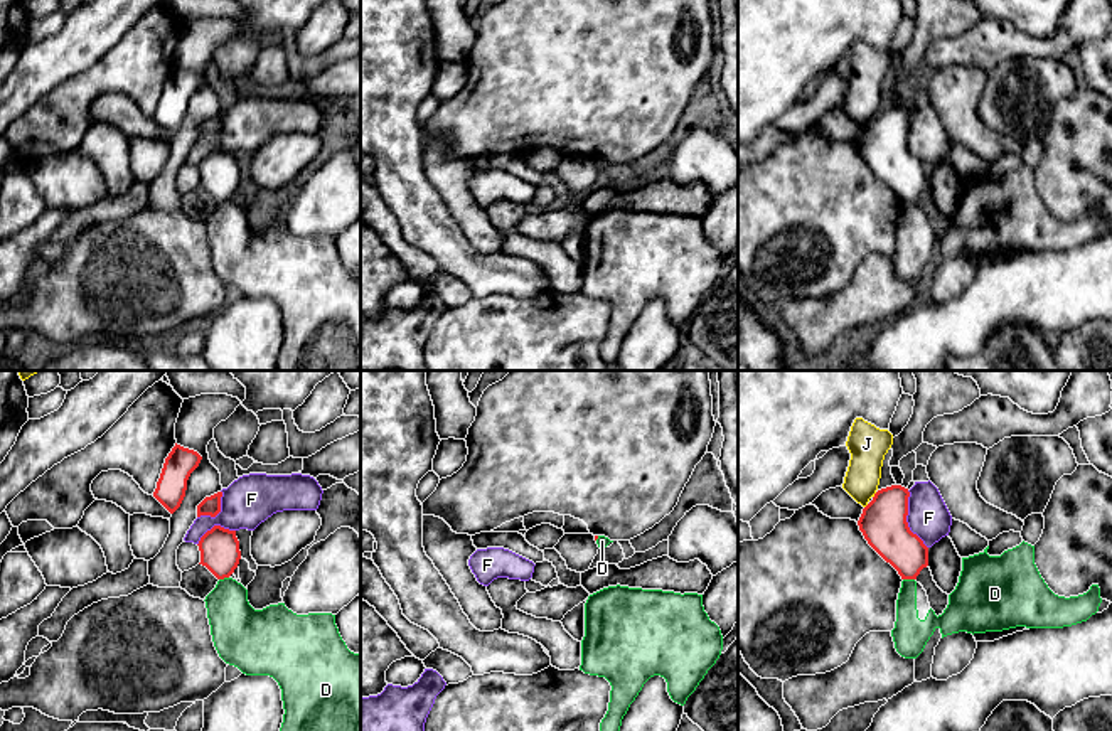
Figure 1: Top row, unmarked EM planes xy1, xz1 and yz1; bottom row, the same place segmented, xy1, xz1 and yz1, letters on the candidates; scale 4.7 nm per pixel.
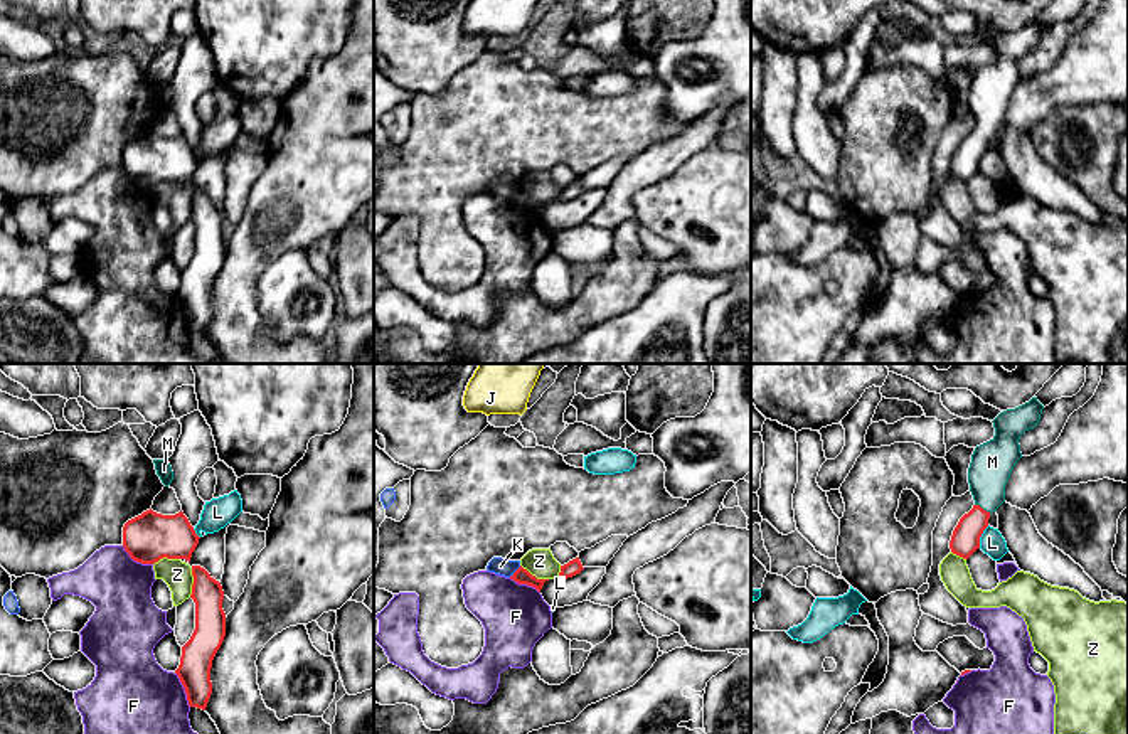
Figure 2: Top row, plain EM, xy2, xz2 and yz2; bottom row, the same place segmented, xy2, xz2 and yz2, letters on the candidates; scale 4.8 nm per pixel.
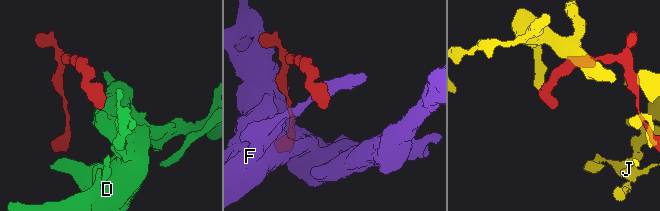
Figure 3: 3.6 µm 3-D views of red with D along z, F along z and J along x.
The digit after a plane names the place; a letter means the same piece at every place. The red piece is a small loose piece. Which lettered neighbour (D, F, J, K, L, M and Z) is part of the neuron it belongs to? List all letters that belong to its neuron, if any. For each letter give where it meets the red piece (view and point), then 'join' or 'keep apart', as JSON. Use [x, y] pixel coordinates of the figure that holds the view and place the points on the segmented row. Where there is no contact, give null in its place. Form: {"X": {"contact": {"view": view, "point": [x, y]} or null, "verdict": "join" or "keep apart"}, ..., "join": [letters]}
{"D": {"contact": {"view": "yz1", "point": [908, 578]}, "verdict": "keep apart"}, "F": {"contact": {"view": "yz1", "point": [905, 519]}, "verdict": "keep apart"}, "J": {"contact": {"view": "yz1", "point": [875, 496]}, "verdict": "keep apart"}, "K": {"contact": {"view": "xz2", "point": [516, 571]}, "verdict": "keep apart"}, "L": {"contact": {"view": "yz2", "point": [980, 536]}, "verdict": "keep apart"}, "M": {"contact": {"view": "yz2", "point": [982, 509]}, "verdict": "join"}, "Z": {"contact": {"view": "xy2", "point": [194, 583]}, "verdict": "keep apart"}, "join": ["M"]}

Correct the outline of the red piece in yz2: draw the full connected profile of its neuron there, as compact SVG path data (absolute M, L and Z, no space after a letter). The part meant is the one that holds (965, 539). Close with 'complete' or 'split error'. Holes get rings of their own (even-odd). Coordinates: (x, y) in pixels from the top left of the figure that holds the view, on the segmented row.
M1032 397L1029 402L1000 412L992 423L995 436L976 446L968 468L968 483L975 505L953 530L950 549L968 559L980 549L980 537L988 527L992 512L1005 502L1005 485L1015 463L1022 458L1019 439L1034 429L1044 406Z; split error

